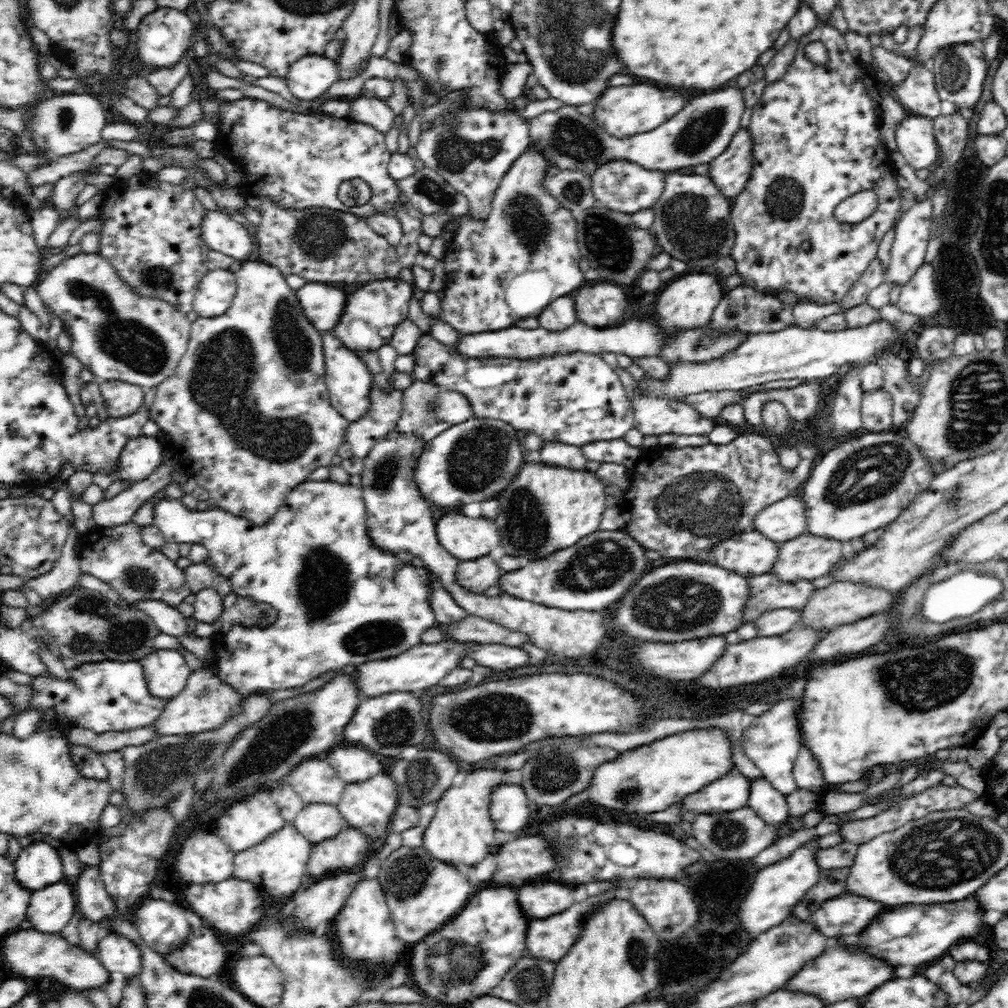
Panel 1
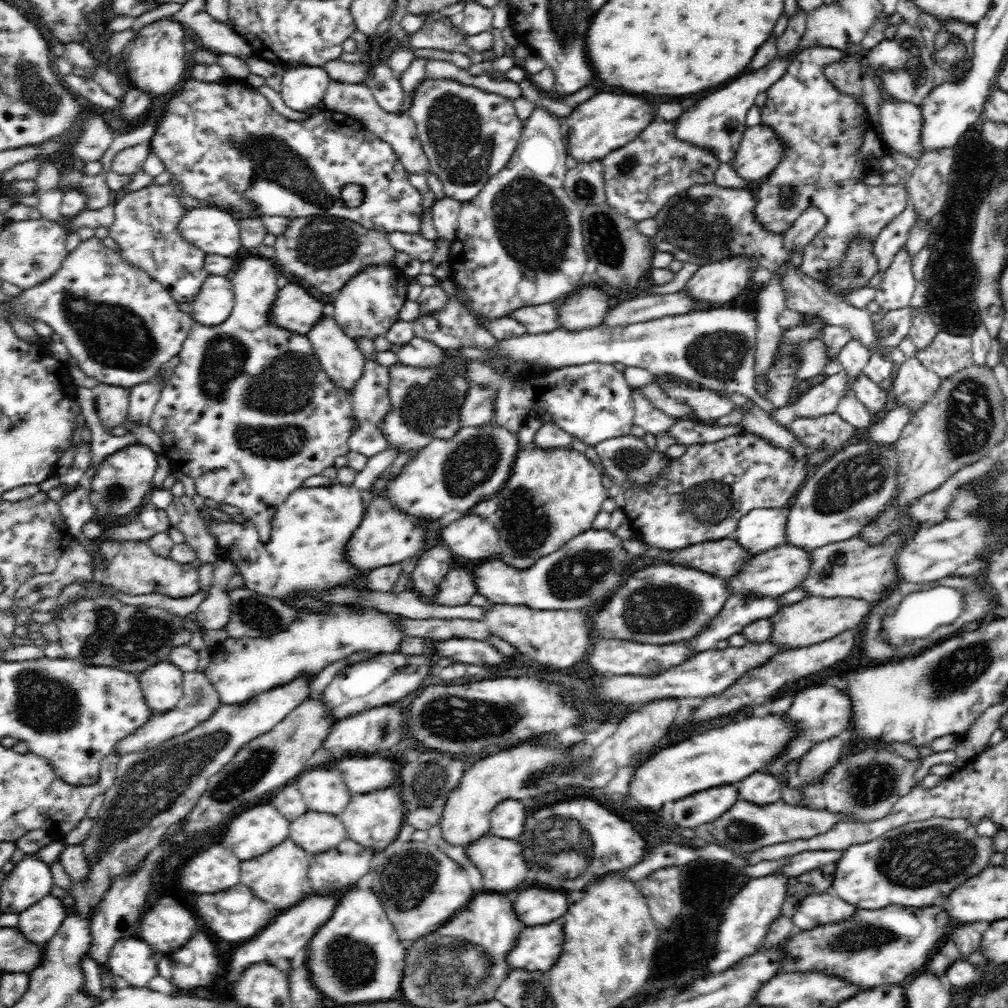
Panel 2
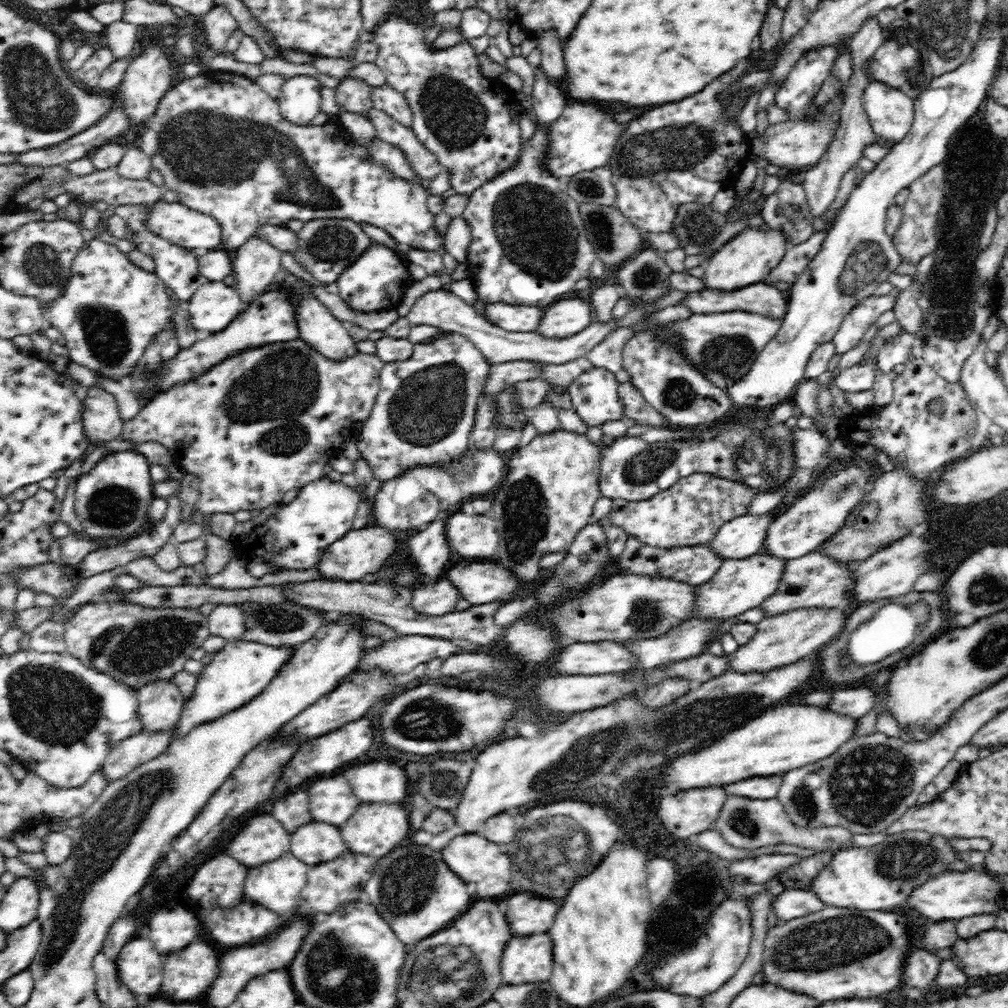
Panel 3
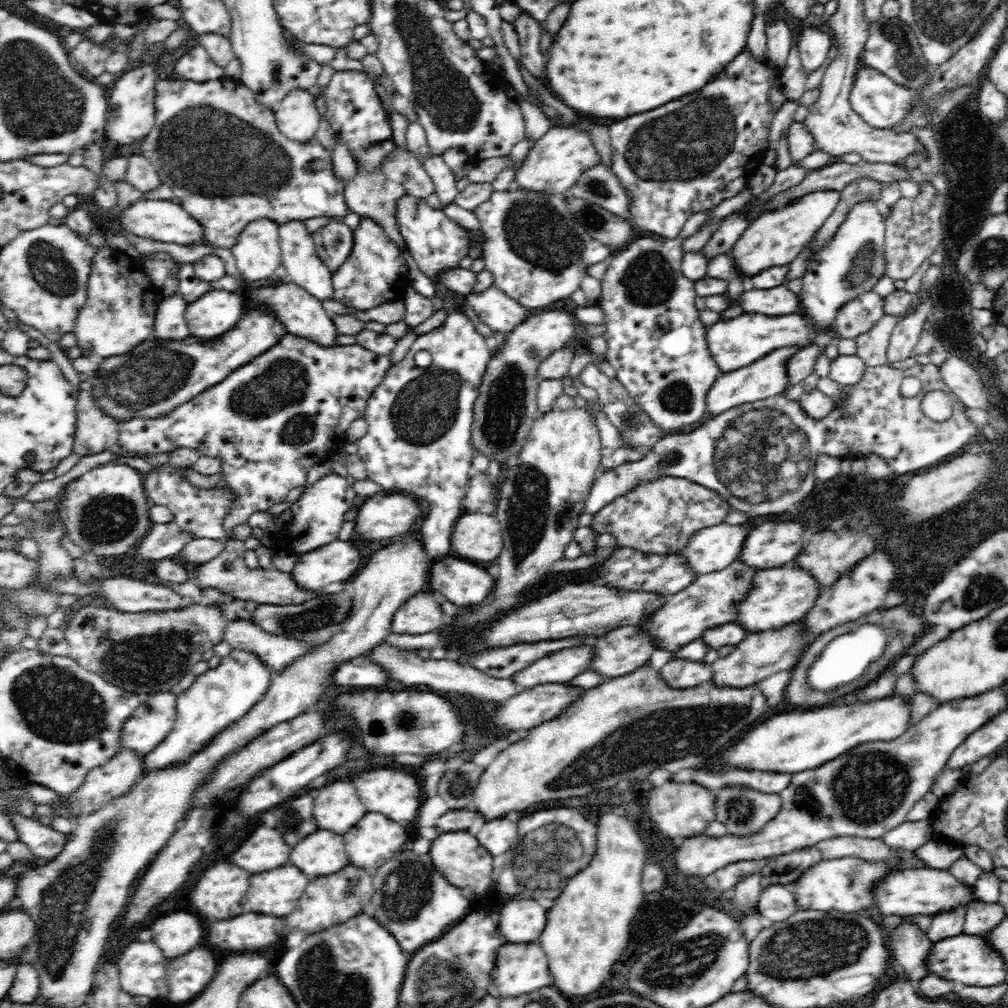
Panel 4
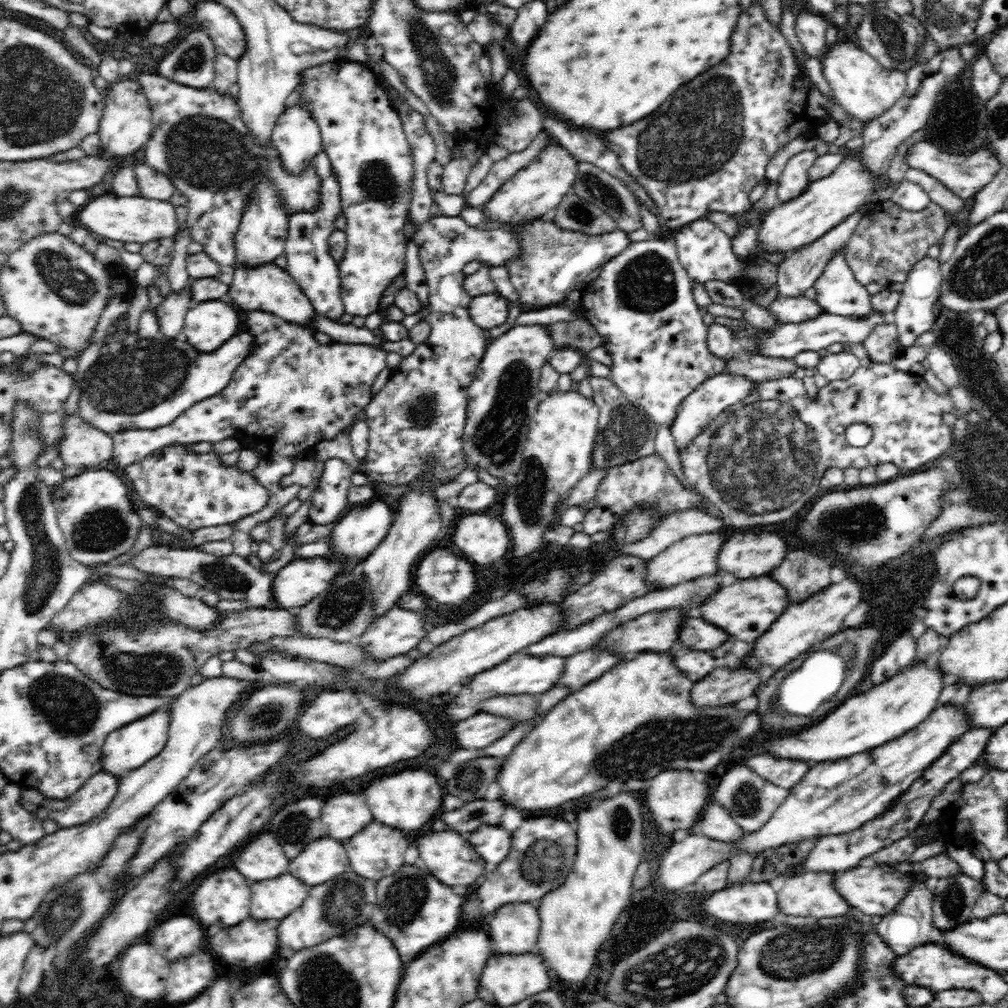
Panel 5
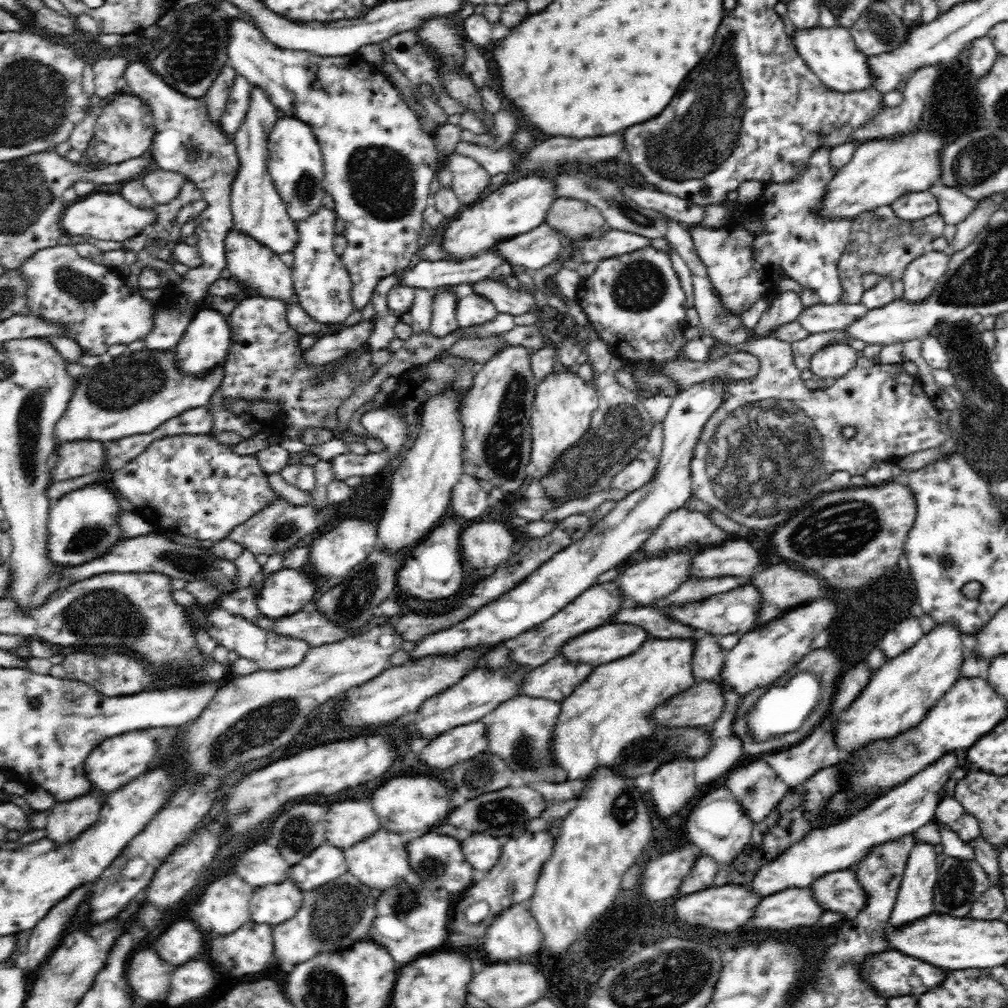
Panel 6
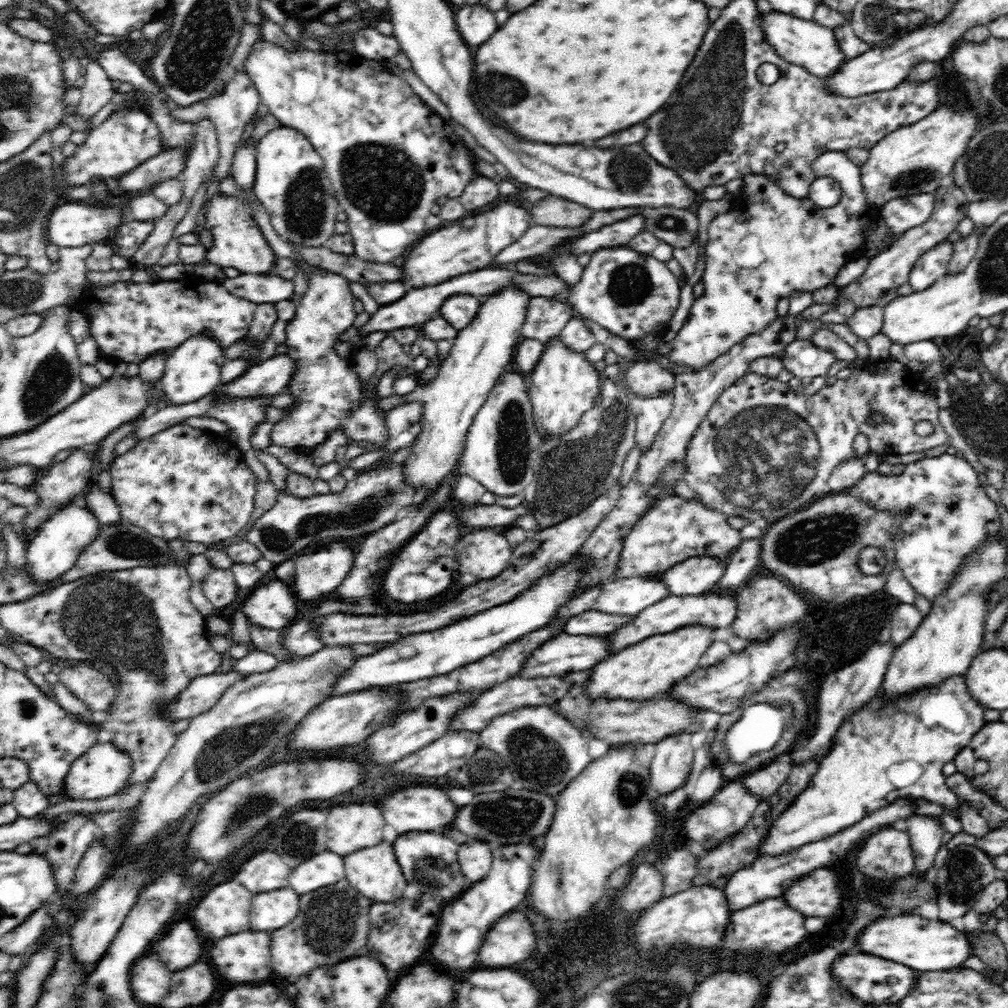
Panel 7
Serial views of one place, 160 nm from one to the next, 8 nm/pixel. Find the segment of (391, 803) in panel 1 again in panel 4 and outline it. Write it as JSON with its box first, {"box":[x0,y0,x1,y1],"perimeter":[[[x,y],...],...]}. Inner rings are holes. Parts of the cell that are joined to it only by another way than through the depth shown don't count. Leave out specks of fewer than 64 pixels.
{"box":[343,812,409,874],"perimeter":[[[367,812],[352,830],[343,835],[346,852],[349,856],[349,864],[367,870],[373,874],[388,860],[398,856],[400,852],[409,848],[408,834],[404,830],[406,826],[394,822],[380,813]]]}

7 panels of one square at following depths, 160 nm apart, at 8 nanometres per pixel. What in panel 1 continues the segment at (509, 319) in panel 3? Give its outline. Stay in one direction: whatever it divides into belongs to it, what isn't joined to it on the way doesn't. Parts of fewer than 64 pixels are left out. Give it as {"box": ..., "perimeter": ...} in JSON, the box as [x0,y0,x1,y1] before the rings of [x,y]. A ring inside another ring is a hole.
{"box":[536,295,576,332],"perimeter":[[[568,295],[557,298],[550,302],[544,310],[536,316],[538,326],[546,330],[556,332],[566,330],[568,326],[576,323],[576,313],[574,313],[574,301]]]}

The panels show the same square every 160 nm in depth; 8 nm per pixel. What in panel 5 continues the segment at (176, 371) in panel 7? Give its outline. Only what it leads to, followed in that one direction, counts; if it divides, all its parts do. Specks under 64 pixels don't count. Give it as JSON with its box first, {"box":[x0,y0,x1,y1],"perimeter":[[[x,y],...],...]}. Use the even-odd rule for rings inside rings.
{"box":[185,299,241,353],"perimeter":[[[225,299],[197,303],[185,316],[186,342],[200,353],[213,353],[241,331],[239,313]]]}

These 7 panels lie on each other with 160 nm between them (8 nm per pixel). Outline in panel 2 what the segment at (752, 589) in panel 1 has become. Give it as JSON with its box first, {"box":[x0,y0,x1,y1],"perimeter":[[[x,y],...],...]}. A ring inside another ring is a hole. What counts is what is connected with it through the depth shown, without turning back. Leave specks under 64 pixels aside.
{"box":[676,595,780,654],"perimeter":[[[732,595],[726,602],[724,602],[724,606],[722,606],[722,610],[719,610],[718,614],[710,620],[710,624],[706,624],[696,636],[692,636],[692,638],[688,638],[688,640],[682,640],[681,642],[676,643],[682,643],[682,645],[686,645],[688,649],[692,649],[692,653],[696,654],[700,651],[707,651],[710,649],[716,649],[716,644],[718,644],[718,641],[720,640],[727,640],[727,638],[730,638],[732,634],[738,634],[741,632],[742,628],[746,626],[746,624],[750,624],[750,622],[754,622],[754,620],[758,619],[768,619],[773,614],[776,614],[780,610],[780,605],[778,605],[778,601],[776,601],[775,598],[768,598],[768,597],[738,597],[738,595]]]}

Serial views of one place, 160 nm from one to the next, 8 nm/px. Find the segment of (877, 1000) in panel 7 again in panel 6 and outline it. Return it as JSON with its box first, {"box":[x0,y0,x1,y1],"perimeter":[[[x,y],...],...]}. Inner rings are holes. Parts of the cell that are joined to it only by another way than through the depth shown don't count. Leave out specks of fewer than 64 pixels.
{"box":[860,950,950,998],"perimeter":[[[889,950],[868,956],[860,968],[860,977],[867,982],[871,990],[882,998],[896,998],[900,996],[913,996],[916,998],[920,994],[938,986],[942,978],[948,977],[950,971],[931,966],[928,962],[903,956],[900,952]]]}

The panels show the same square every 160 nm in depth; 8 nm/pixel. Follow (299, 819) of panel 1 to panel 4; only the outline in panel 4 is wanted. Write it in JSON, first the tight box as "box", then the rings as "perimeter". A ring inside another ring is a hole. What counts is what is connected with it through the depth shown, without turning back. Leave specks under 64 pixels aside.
{"box":[289,828,349,878],"perimeter":[[[318,828],[291,848],[289,862],[308,878],[337,873],[349,863],[343,835]]]}

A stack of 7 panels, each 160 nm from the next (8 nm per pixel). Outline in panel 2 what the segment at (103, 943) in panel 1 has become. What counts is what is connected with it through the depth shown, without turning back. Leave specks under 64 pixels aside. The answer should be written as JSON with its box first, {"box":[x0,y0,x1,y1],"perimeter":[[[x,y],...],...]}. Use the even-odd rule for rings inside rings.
{"box":[110,938,159,988],"perimeter":[[[140,938],[116,942],[110,954],[110,970],[132,988],[146,988],[159,974],[158,957],[152,947]]]}

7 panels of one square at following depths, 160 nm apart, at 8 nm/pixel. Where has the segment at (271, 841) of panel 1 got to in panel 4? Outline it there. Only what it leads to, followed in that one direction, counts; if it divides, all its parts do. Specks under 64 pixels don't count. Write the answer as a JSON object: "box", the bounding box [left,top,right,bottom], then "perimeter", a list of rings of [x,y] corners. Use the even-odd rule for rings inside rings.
{"box":[247,864,309,918],"perimeter":[[[293,864],[251,875],[247,892],[251,910],[258,914],[284,918],[294,910],[309,879]]]}

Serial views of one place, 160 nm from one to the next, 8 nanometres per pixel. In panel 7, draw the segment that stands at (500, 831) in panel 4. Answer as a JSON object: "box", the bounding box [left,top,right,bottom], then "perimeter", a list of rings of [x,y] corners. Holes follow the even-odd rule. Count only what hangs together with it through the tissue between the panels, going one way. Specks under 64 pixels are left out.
{"box":[457,842,492,888],"perimeter":[[[474,842],[459,846],[457,861],[462,879],[466,880],[466,888],[474,882],[480,882],[492,866],[492,851],[489,844]]]}

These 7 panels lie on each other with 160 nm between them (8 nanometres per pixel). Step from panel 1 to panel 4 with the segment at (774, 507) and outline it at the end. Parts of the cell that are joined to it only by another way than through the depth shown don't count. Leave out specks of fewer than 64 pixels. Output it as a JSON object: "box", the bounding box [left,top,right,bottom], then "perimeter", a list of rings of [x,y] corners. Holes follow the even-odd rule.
{"box":[677,524,748,576],"perimeter":[[[743,524],[709,526],[690,534],[686,546],[677,554],[684,557],[686,567],[695,576],[716,572],[736,561],[748,533]]]}

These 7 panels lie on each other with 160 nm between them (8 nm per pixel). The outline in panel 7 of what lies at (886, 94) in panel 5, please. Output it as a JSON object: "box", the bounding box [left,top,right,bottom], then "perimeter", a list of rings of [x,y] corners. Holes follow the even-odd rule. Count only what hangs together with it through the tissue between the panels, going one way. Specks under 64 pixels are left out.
{"box":[759,10,846,79],"perimeter":[[[774,10],[760,14],[759,28],[764,34],[766,44],[770,45],[770,49],[774,49],[774,54],[782,57],[786,63],[802,67],[806,72],[822,79],[838,70],[838,66],[846,61],[831,28],[820,26],[812,19],[796,18],[791,14]]]}

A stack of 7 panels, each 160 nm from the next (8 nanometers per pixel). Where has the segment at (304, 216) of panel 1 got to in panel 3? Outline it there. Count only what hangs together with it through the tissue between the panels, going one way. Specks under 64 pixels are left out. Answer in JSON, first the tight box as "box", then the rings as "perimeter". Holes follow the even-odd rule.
{"box":[295,219,373,285],"perimeter":[[[318,219],[308,221],[298,232],[300,249],[295,254],[295,259],[301,264],[318,282],[333,285],[338,276],[358,260],[358,256],[370,247],[373,242],[362,231],[358,223],[348,219]]]}

